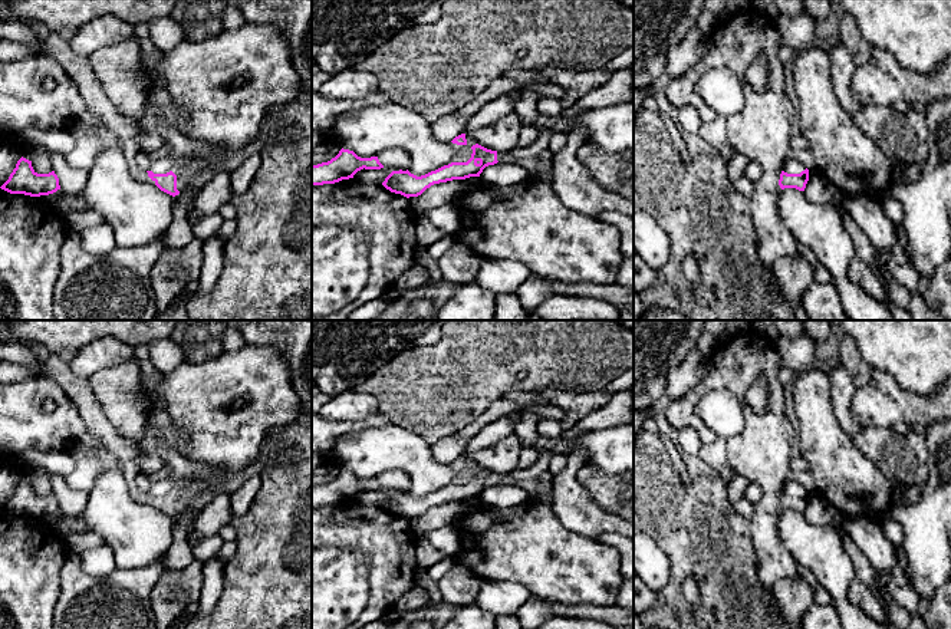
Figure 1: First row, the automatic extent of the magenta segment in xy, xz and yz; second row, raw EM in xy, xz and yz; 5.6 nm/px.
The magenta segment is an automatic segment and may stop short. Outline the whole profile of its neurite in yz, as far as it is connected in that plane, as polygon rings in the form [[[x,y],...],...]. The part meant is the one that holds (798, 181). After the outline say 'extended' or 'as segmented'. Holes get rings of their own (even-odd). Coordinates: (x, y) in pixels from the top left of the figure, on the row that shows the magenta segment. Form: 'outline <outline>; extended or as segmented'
outline [[[787,157],[783,161],[783,171],[779,180],[780,188],[796,188],[799,191],[804,191],[807,181],[809,169],[799,161]]]; extended

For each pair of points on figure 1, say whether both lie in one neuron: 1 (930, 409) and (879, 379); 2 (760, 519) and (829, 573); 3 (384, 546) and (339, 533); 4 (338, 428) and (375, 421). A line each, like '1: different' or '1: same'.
1: same
2: different
3: same
4: same

